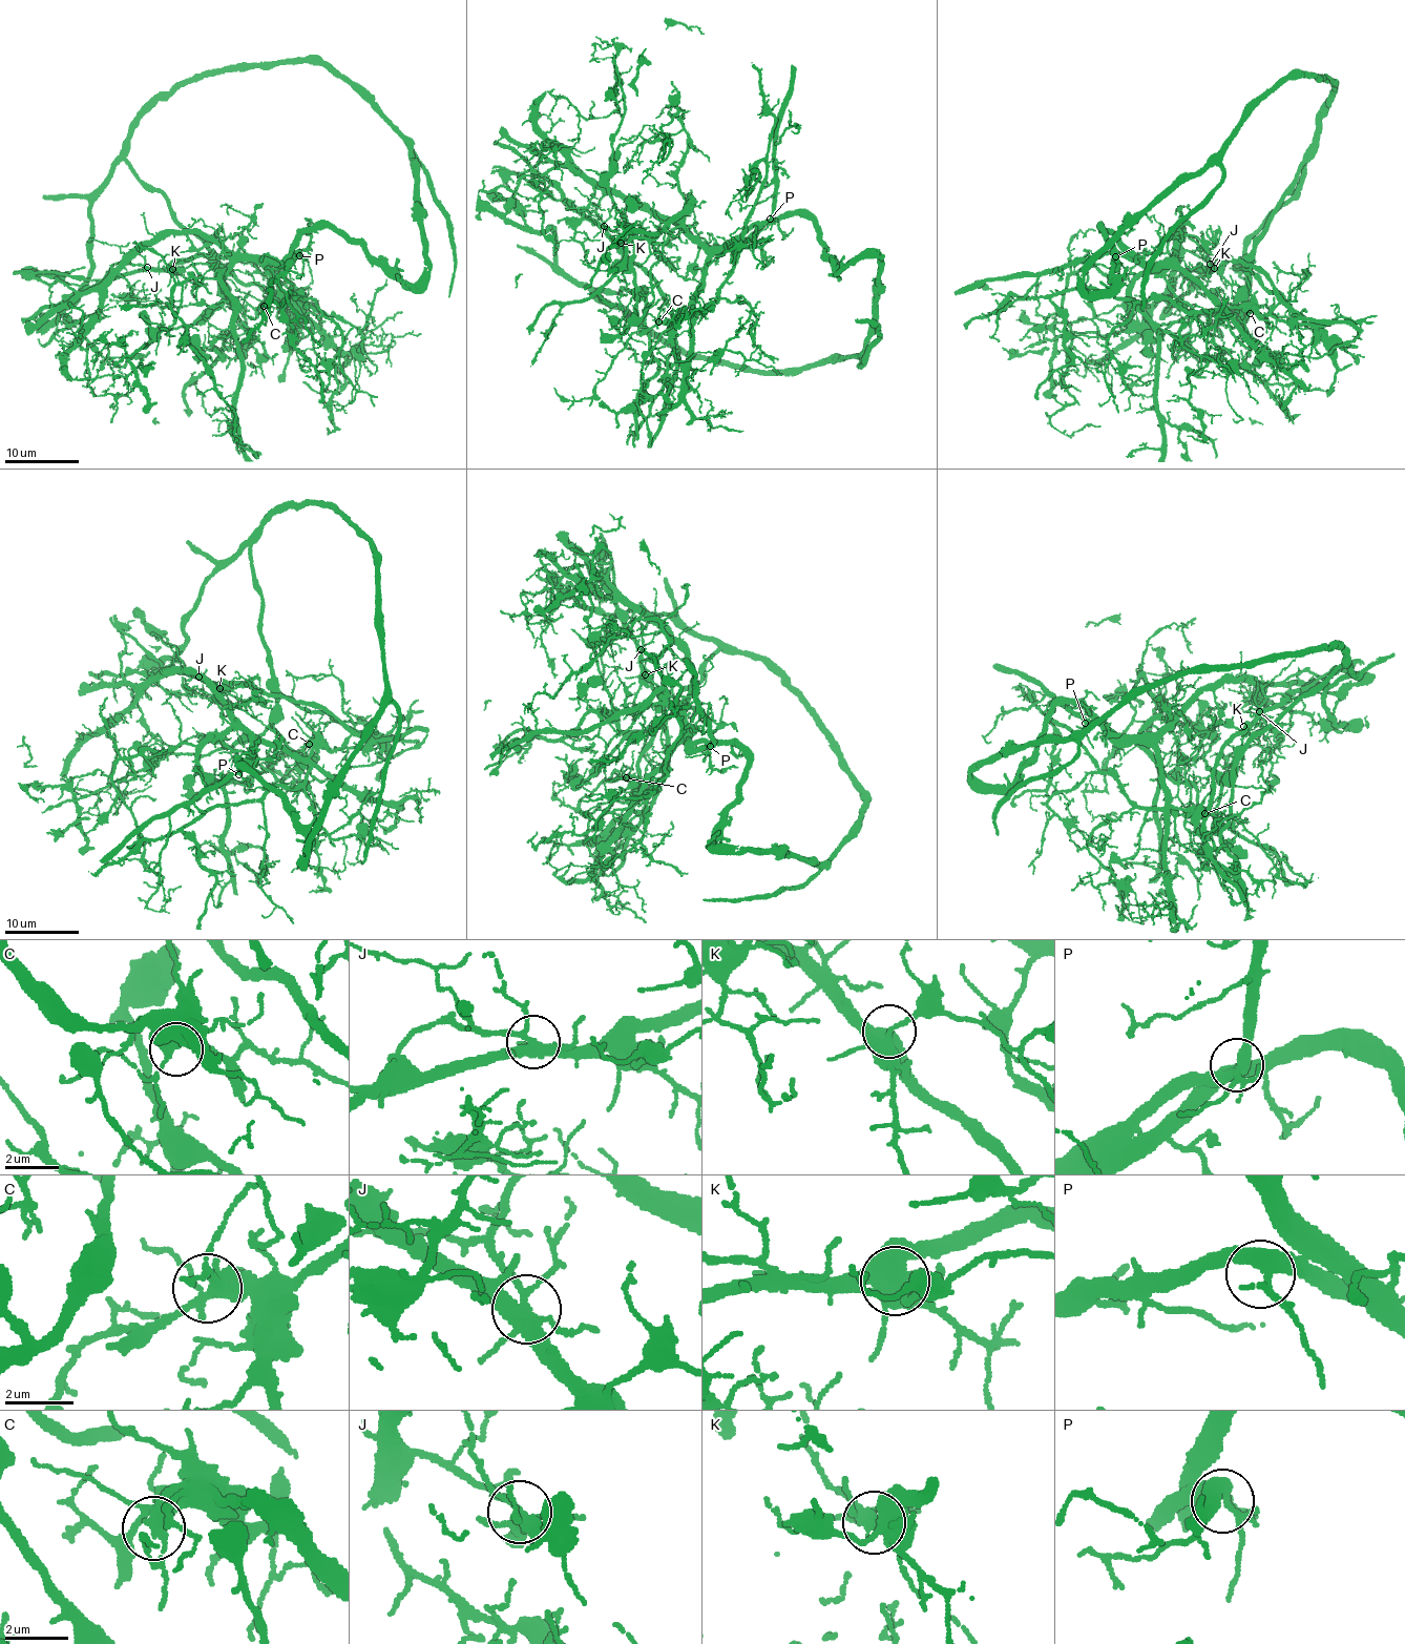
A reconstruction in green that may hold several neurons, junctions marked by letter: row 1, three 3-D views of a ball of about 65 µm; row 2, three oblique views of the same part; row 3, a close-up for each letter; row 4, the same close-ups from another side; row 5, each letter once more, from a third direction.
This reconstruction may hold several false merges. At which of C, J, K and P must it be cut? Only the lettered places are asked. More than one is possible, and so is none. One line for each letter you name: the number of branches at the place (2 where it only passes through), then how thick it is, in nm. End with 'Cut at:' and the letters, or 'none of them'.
J: 5 branches meet; 360 nm thick
Cut at: J

